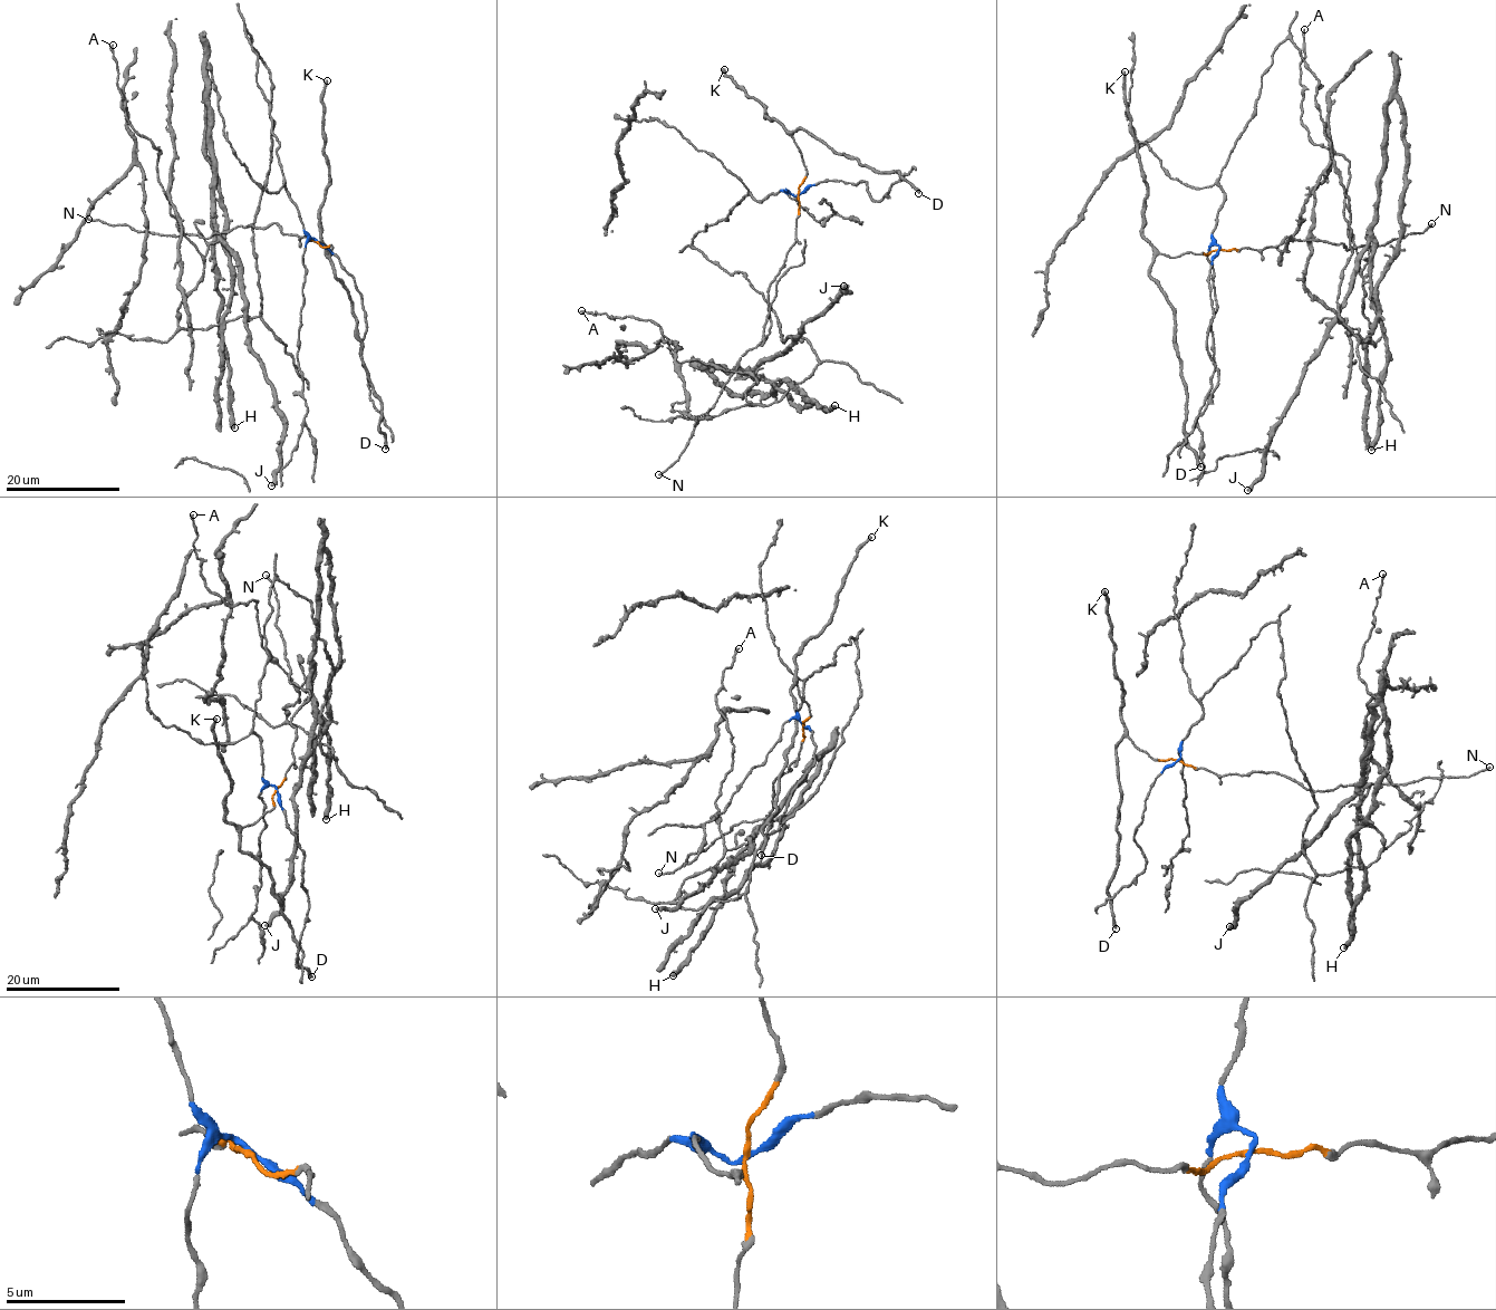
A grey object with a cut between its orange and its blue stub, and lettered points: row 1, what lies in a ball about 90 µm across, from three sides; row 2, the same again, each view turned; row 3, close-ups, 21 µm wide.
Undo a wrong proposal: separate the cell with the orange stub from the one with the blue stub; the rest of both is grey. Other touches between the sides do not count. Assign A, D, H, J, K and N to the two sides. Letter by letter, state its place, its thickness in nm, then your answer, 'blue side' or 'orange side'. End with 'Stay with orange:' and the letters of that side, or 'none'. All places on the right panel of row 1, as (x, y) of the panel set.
A: place (1304, 29); calibre 220 nm; blue side
D: place (1200, 466); calibre 340 nm; orange side
H: place (1371, 450); calibre 480 nm; blue side
J: place (1247, 490); calibre 420 nm; blue side
K: place (1125, 71); calibre 340 nm; orange side
N: place (1431, 223); calibre 240 nm; orange side
Stay with orange: D, K, N

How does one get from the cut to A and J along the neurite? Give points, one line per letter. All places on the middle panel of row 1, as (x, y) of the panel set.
A: (798, 194), (748, 193), (693, 239), (816, 353), (781, 400), (674, 362), (652, 320), (581, 310)
J: (798, 194), (748, 193), (693, 239), (816, 353), (749, 404), (842, 285)

